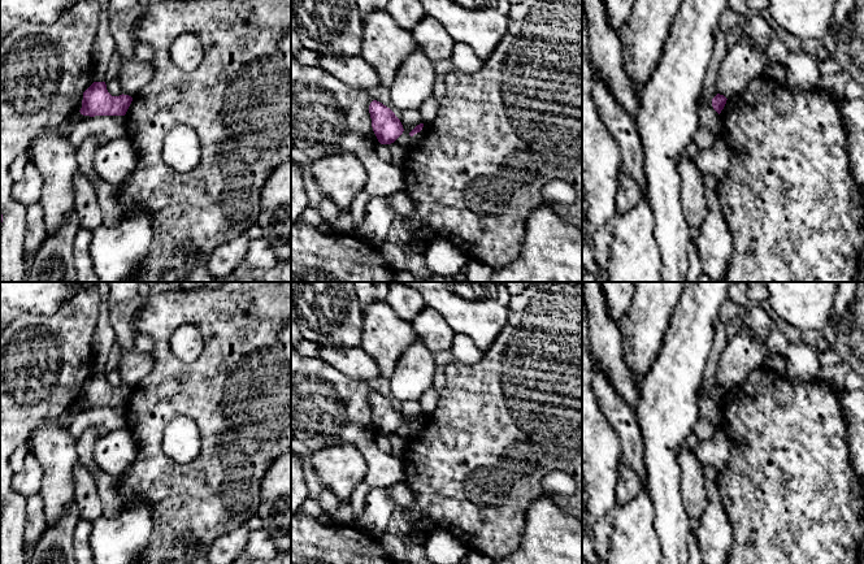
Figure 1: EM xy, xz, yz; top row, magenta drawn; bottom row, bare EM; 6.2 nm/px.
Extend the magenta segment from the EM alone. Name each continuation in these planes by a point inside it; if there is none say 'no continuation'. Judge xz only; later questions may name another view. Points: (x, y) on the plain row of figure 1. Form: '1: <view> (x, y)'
no continuation

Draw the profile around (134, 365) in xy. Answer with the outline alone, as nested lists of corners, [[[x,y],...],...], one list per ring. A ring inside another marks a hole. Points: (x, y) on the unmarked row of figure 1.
[[[135,347],[123,352],[117,363],[123,386],[135,387],[153,368],[151,353],[139,352]]]

